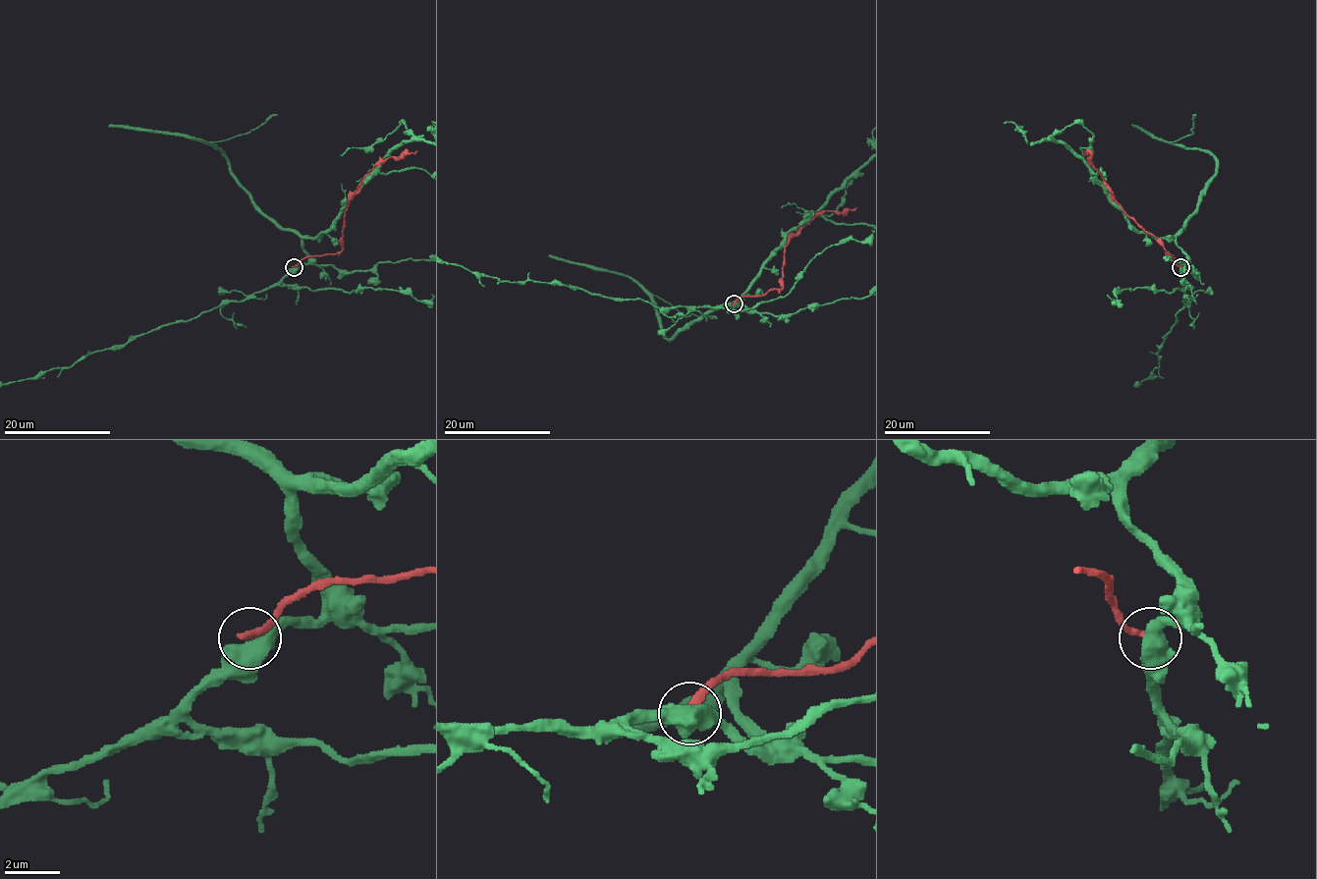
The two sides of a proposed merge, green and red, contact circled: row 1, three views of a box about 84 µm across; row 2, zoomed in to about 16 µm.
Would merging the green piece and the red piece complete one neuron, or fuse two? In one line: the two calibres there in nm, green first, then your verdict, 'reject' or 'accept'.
650/320 nm | reject

